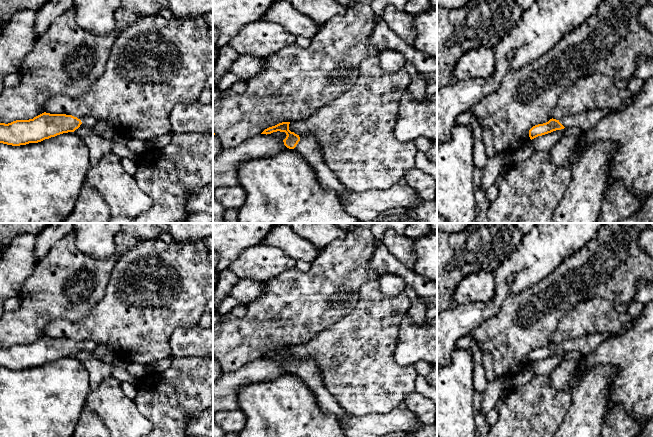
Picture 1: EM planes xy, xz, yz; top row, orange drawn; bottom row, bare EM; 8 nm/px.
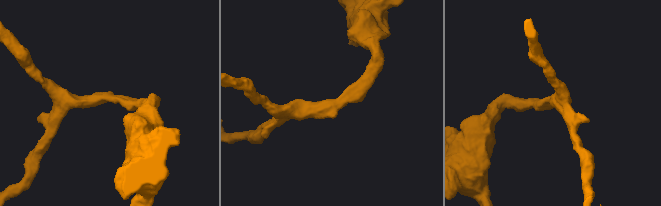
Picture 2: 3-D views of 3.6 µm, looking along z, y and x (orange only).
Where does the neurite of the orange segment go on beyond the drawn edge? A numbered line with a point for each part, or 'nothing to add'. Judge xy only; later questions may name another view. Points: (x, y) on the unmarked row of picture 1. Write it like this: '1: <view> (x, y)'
1: xy (88, 345)

